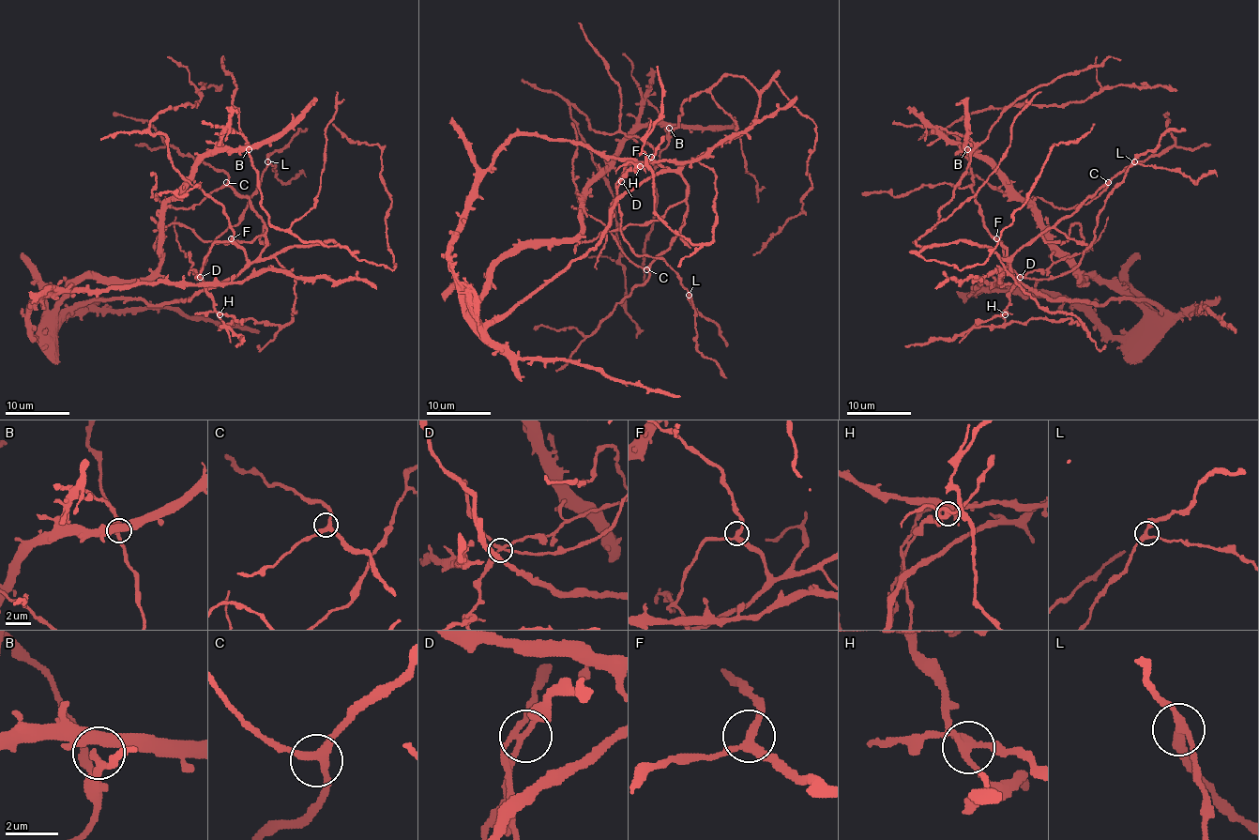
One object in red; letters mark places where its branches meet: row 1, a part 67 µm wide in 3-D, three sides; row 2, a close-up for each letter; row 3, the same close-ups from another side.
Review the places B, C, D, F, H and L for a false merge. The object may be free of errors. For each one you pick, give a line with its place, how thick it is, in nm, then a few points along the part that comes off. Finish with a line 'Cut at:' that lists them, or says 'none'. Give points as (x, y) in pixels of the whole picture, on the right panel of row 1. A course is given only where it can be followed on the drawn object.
H: Place: (1005, 314). Thickness 280 nm. Course of the part to remove: (1006, 314), (993, 319), (975, 319)
Cut at: H

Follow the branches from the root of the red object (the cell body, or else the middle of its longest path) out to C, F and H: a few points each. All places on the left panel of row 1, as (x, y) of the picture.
C: (131, 299), (149, 304), (189, 301), (240, 274), (263, 252), (265, 222), (251, 204), (226, 182)
F: (131, 299), (144, 299), (149, 304), (189, 301), (205, 288), (233, 279), (244, 267), (247, 258), (231, 238)
H: (131, 299), (189, 301), (233, 279), (247, 258), (229, 242), (211, 247), (200, 274), (219, 314)

